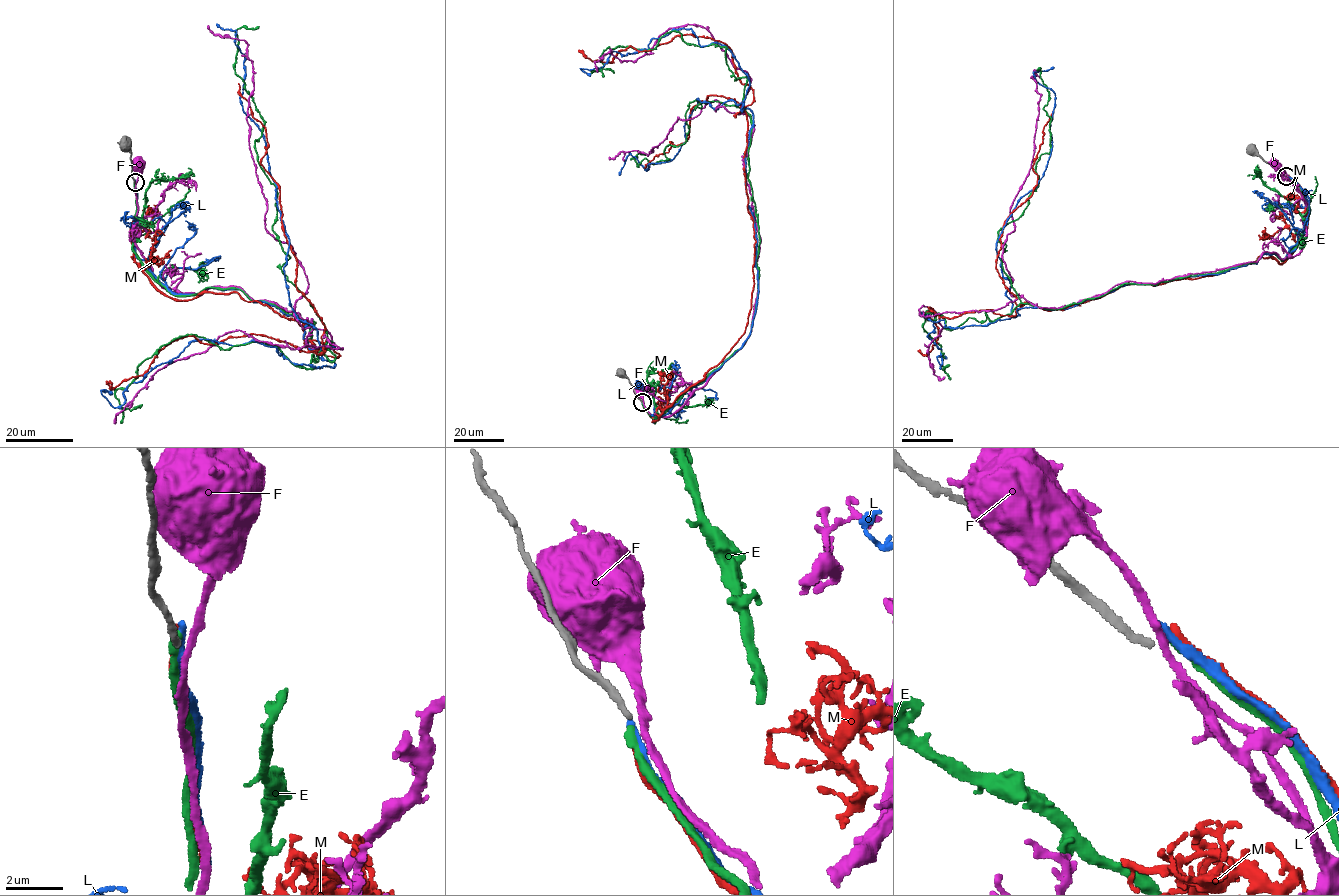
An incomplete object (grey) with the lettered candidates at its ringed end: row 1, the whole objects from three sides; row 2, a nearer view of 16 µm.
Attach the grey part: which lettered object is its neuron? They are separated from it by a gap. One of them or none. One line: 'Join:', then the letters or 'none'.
Join: none

